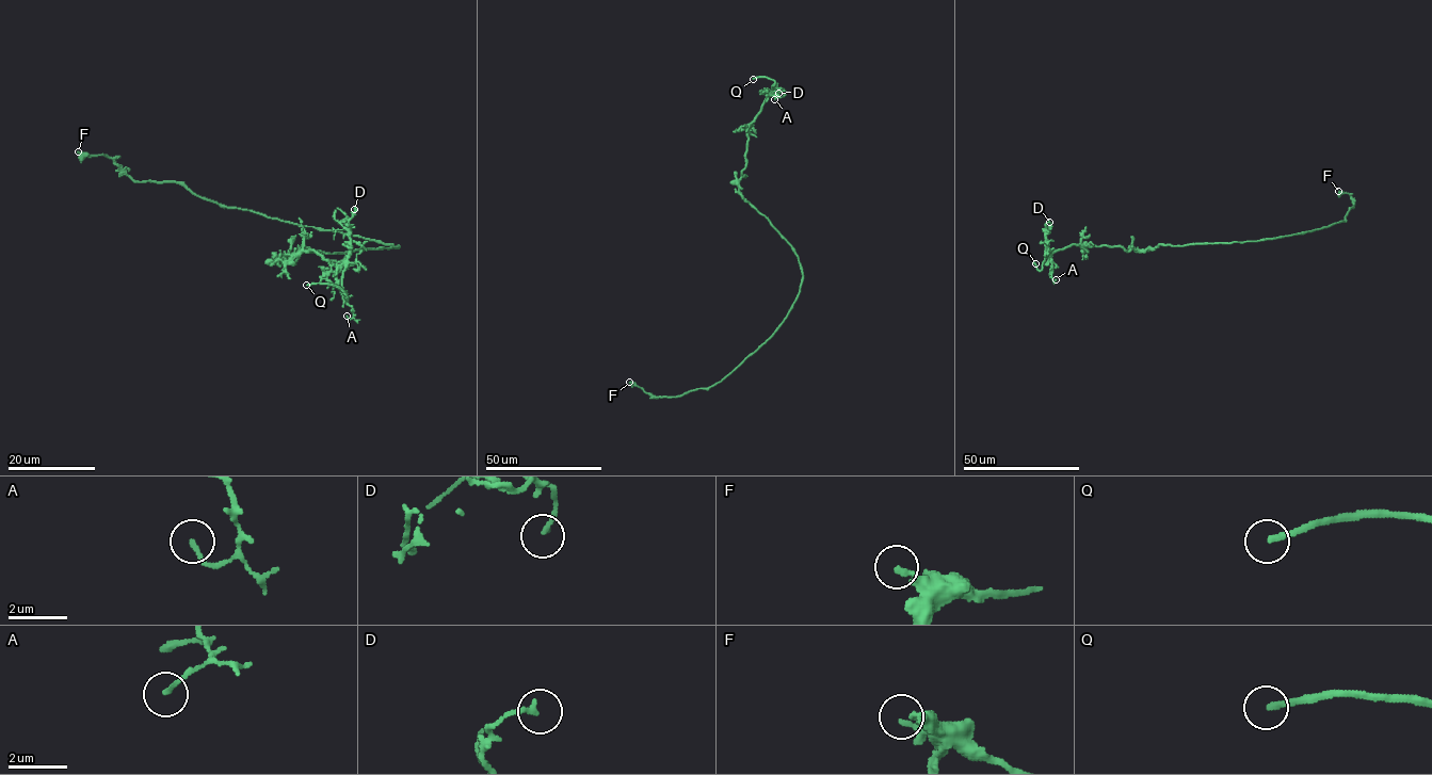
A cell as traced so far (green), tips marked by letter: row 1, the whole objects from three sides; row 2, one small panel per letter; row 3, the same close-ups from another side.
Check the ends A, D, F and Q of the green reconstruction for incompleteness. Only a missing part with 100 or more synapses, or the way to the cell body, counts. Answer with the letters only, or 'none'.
Q

